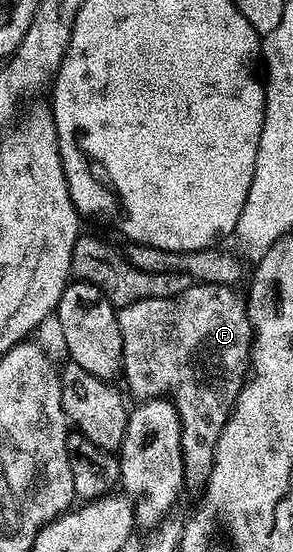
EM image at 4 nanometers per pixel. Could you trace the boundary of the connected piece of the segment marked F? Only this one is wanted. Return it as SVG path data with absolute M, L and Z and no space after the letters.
M199 282L179 292L179 296L135 300L135 304L127 304L117 310L119 332L123 336L123 379L137 400L167 396L179 412L181 455L190 487L204 487L209 479L213 468L213 450L251 370L253 326L249 323L246 299L242 295L240 298L237 292L231 286Z

